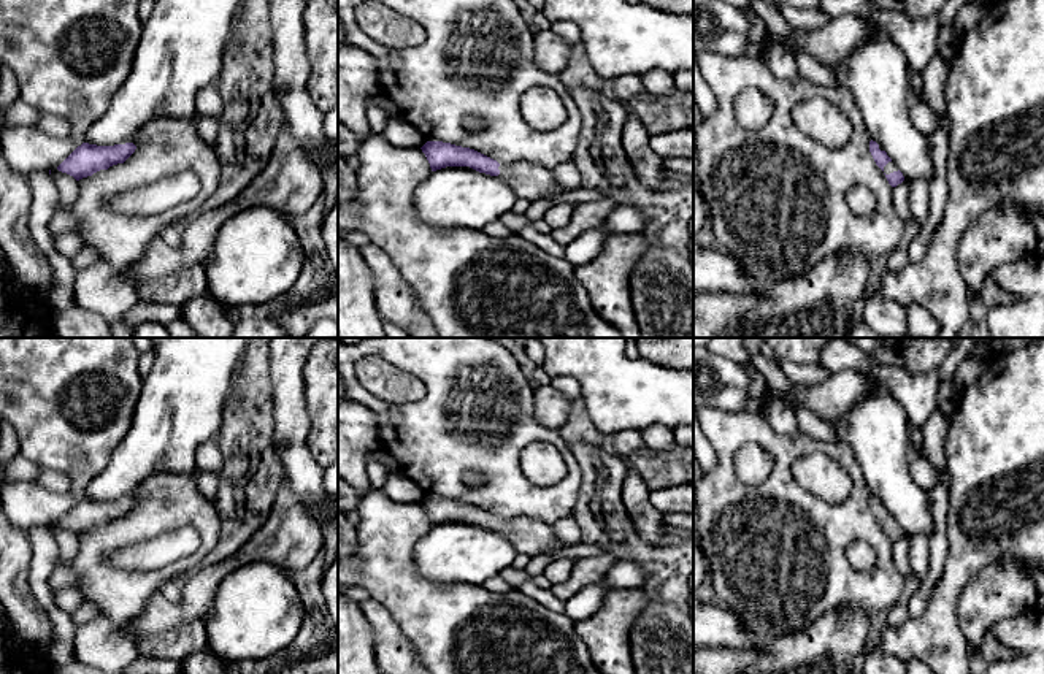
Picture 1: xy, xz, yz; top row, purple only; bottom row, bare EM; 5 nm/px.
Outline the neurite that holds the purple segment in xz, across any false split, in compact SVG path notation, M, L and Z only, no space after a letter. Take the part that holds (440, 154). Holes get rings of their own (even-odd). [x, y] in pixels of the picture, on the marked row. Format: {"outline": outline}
{"outline": "M427 141L422 147L432 171L446 167L470 167L479 173L498 176L506 182L517 198L535 201L552 193L557 182L552 170L533 163L498 163L497 160L470 147L443 141Z"}

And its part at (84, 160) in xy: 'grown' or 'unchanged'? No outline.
unchanged

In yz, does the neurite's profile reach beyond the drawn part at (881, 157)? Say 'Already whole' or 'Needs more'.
Needs more

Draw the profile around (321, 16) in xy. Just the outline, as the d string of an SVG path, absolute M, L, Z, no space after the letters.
M308 0L305 49L311 67L308 94L328 111L338 103L338 0Z

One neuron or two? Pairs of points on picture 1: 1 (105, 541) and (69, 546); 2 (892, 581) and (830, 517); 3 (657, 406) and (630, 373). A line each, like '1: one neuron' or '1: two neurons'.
1: two neurons
2: one neuron
3: one neuron

